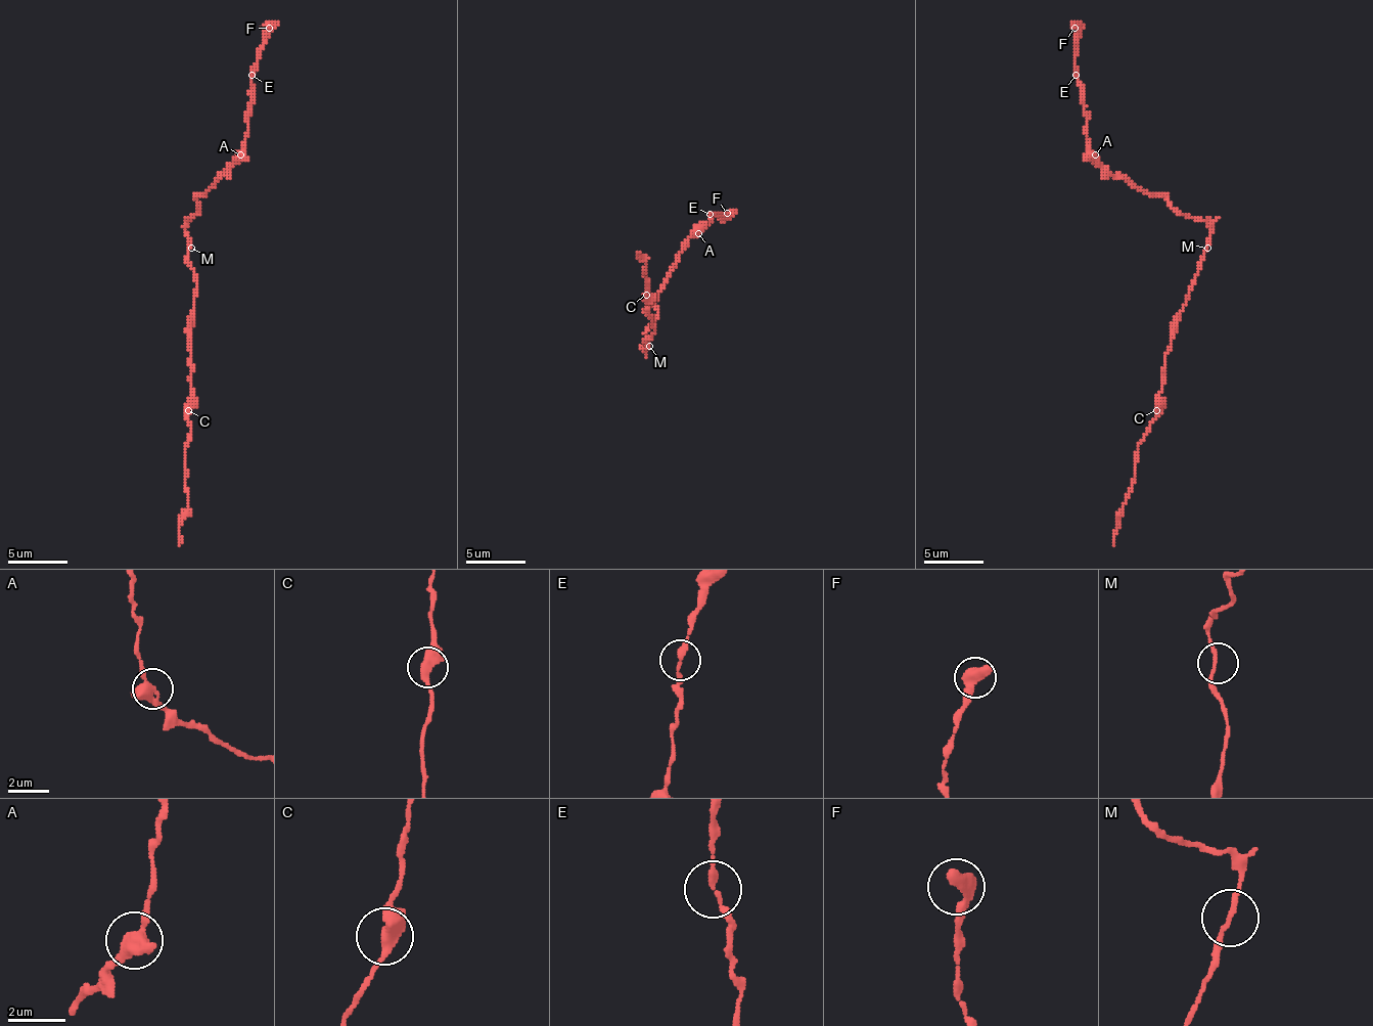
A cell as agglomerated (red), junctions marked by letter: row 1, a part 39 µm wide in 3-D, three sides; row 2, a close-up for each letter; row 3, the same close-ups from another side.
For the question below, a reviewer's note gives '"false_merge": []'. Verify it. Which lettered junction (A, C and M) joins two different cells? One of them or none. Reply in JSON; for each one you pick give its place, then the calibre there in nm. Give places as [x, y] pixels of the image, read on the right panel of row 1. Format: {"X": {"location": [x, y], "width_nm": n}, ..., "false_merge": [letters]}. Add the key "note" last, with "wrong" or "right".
{"false_merge": [], "note": "right"}

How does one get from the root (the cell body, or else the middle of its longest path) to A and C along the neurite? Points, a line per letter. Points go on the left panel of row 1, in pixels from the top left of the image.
A: (188, 248), (185, 223), (200, 209), (197, 196), (239, 154)
C: (188, 248), (188, 260), (197, 277), (191, 314), (191, 407), (188, 410)

